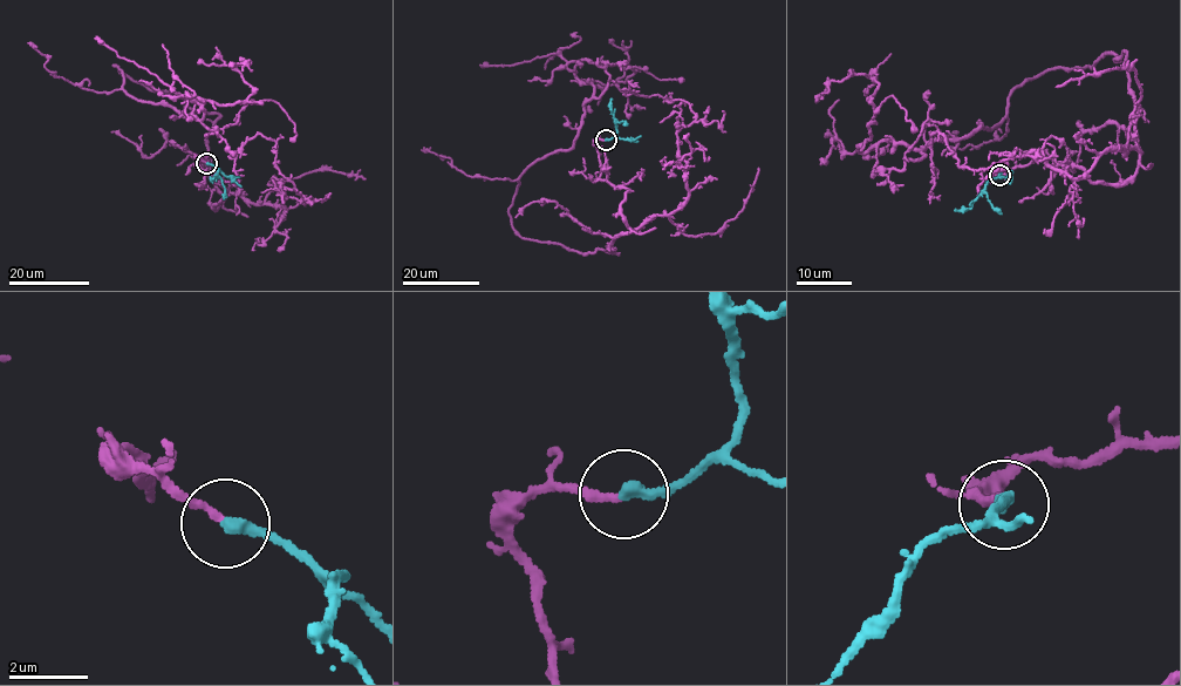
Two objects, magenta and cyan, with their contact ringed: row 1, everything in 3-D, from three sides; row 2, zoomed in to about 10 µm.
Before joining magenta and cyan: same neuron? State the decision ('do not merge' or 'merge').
merge

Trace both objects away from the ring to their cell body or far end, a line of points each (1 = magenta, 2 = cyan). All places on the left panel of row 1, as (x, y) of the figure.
1: (206, 163), (212, 209), (218, 115), (114, 65), (200, 120), (178, 96), (252, 94), (229, 66)
2: (206, 163), (218, 168), (224, 198)

